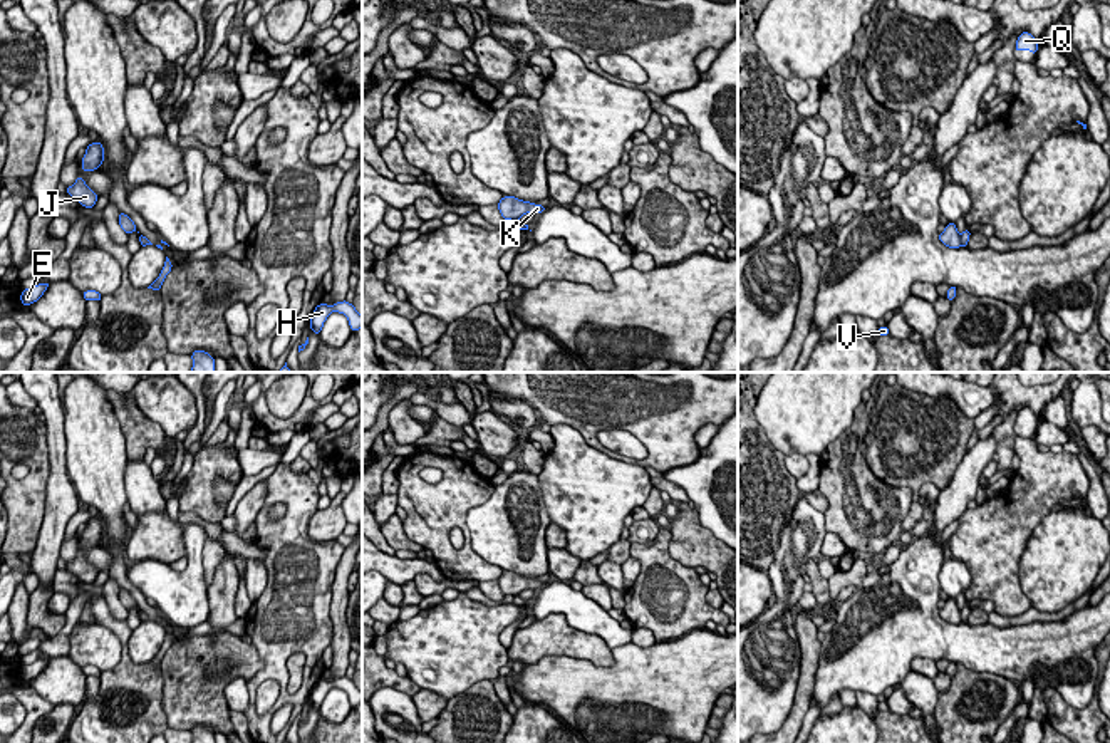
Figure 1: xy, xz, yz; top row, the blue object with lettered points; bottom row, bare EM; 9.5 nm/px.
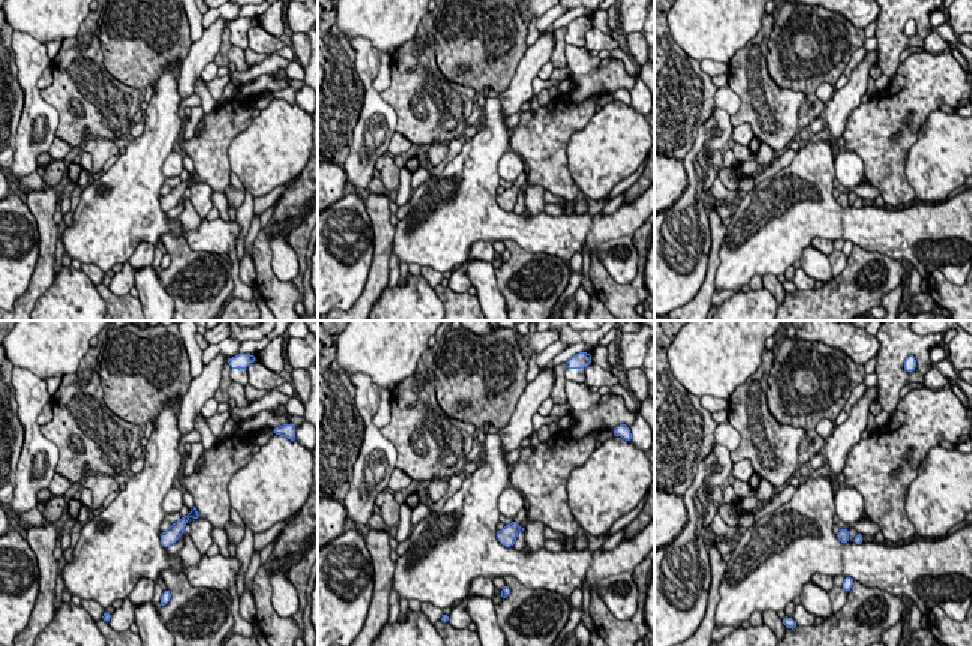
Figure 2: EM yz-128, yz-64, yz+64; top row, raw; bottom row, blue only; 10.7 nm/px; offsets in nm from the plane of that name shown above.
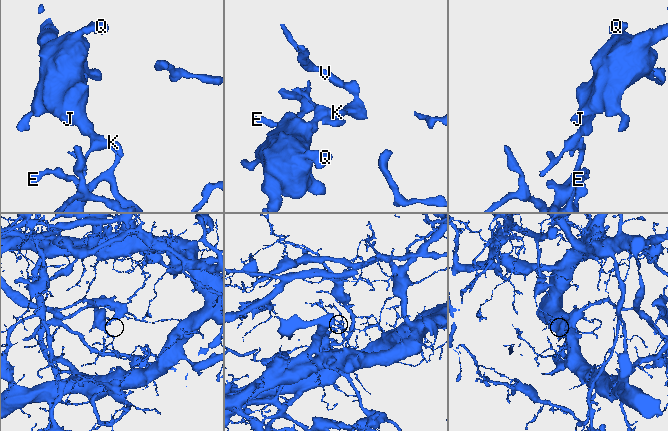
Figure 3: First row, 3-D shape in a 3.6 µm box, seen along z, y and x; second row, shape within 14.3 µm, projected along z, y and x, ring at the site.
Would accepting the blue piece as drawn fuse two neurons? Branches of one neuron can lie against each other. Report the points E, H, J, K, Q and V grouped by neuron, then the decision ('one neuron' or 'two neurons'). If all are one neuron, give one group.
E H V / J K Q | two neurons

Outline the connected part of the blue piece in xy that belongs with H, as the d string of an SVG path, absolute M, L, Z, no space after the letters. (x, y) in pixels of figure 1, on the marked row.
M347 300L337 302L334 305L319 304L315 310L312 312L312 317L309 320L310 329L314 334L320 334L324 322L332 312L344 314L349 320L350 330L355 332L362 327L362 315L355 310L352 304Z

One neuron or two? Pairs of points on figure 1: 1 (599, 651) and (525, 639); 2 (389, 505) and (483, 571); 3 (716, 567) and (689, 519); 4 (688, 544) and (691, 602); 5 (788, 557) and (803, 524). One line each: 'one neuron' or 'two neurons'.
1: one neuron
2: two neurons
3: one neuron
4: two neurons
5: one neuron

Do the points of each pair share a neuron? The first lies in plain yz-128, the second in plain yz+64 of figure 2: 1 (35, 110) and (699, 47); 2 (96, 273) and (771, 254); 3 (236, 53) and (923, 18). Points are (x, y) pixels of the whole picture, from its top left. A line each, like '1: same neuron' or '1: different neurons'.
1: different neurons
2: different neurons
3: different neurons

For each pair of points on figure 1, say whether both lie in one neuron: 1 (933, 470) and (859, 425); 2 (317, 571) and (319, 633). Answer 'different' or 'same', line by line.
1: different
2: same

